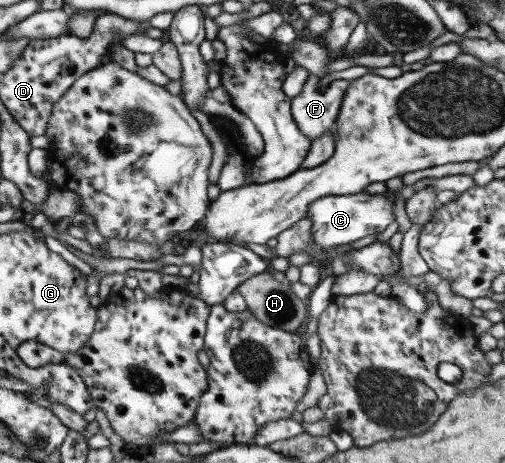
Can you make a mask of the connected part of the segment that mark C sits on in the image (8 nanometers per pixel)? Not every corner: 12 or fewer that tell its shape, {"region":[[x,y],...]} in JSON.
{"region":[[396,193],[323,196],[309,204],[326,249],[383,232]]}

